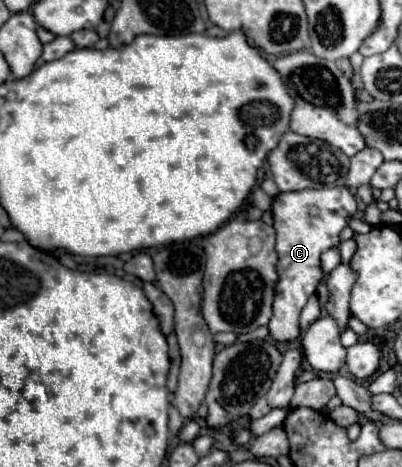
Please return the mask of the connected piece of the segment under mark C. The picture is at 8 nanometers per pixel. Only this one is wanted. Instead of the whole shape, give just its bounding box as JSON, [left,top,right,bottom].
[269,187,357,341]

